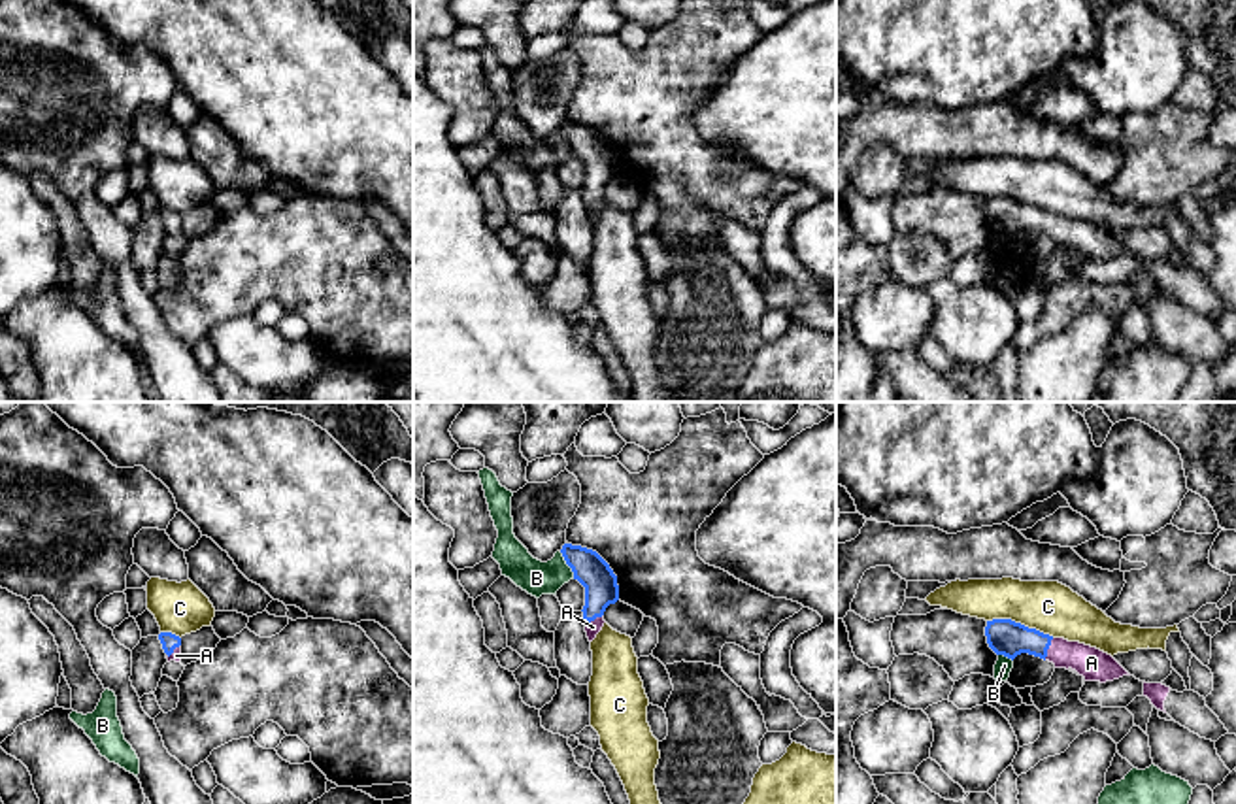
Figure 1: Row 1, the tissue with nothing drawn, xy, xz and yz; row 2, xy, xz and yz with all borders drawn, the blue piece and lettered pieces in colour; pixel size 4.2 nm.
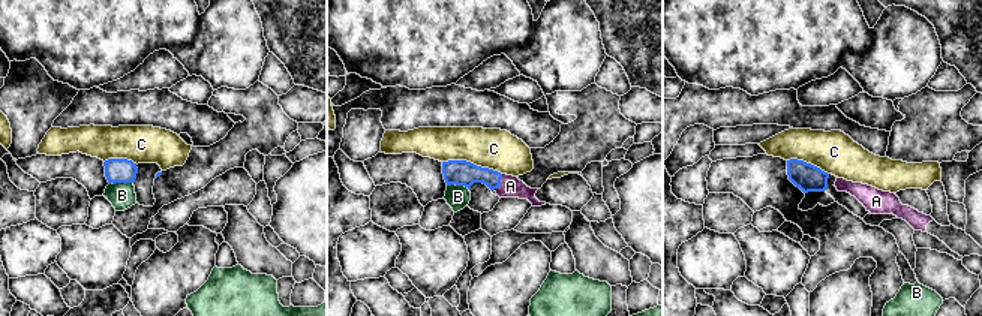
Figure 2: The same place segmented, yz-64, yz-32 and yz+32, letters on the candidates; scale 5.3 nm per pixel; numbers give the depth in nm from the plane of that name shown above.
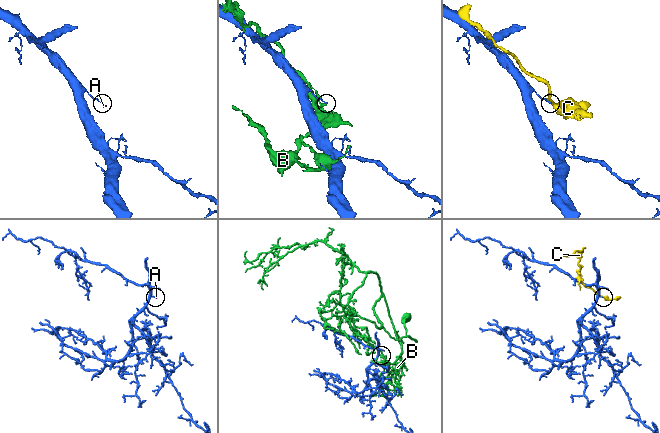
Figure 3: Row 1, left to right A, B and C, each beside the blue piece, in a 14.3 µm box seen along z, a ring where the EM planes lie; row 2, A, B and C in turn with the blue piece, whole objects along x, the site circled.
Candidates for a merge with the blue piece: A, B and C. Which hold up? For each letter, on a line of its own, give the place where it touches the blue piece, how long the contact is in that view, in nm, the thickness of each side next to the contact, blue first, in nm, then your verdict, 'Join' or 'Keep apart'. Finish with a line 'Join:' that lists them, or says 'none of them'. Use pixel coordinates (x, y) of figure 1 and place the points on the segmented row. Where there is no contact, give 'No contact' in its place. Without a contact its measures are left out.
A: Touches blue at yz (1048, 648). Shared border 100 nm. Thickness 160 nm (blue) against 140 nm. Join
B: Touches blue at xz (567, 563). Shared border 140 nm. Thickness 150 nm (blue) against 150 nm. Keep apart
C: Touches blue at yz (1019, 623). Shared border 300 nm. Thickness 160 nm (blue) against 220 nm. Keep apart
Join: A

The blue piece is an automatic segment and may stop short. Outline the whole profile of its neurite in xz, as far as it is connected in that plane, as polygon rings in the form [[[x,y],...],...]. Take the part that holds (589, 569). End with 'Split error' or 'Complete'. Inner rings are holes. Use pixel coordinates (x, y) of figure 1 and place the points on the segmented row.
[[[564,544],[560,553],[566,564],[572,568],[574,579],[585,587],[585,606],[581,611],[587,638],[593,642],[606,623],[606,608],[619,600],[617,576],[593,549]]]. Split error

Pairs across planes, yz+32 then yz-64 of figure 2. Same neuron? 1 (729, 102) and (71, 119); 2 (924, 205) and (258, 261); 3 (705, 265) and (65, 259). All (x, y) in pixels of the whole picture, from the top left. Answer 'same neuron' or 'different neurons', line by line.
1: same neuron
2: different neurons
3: different neurons

